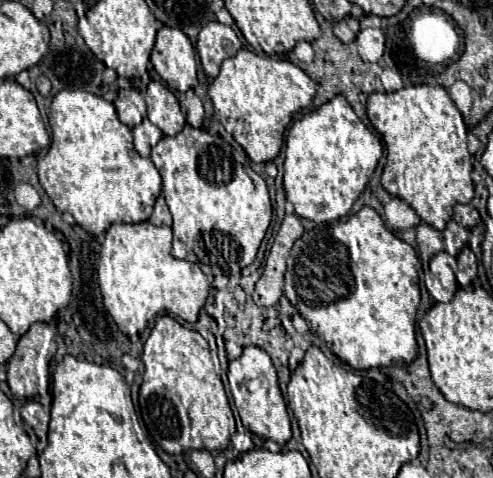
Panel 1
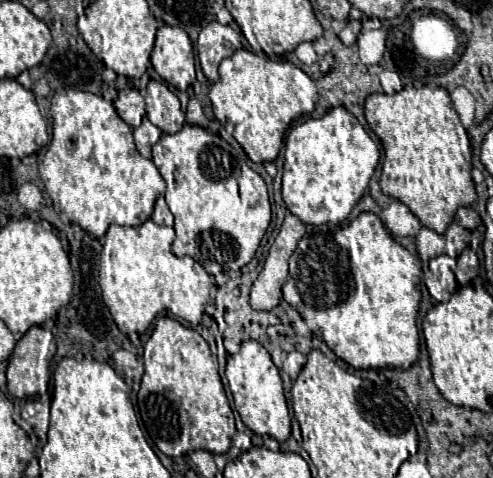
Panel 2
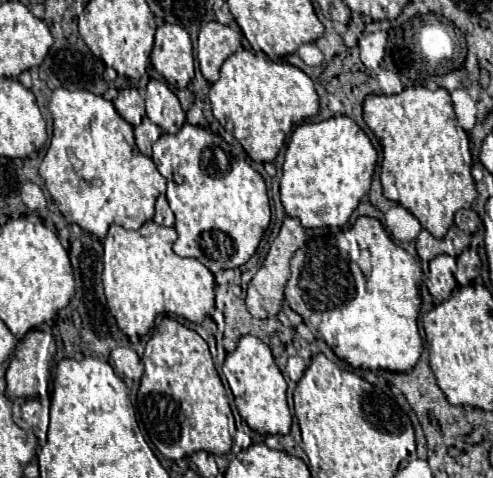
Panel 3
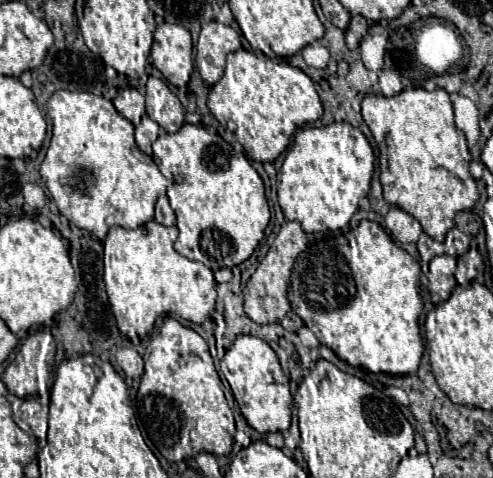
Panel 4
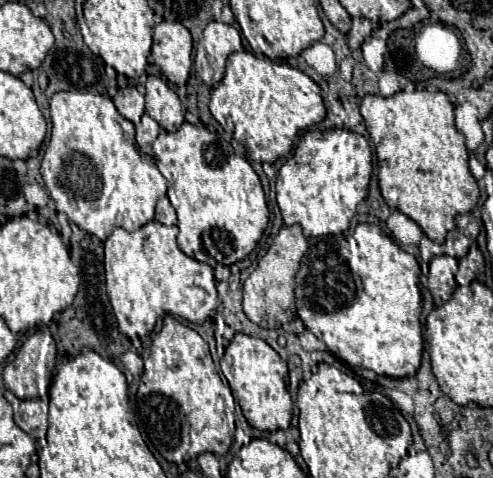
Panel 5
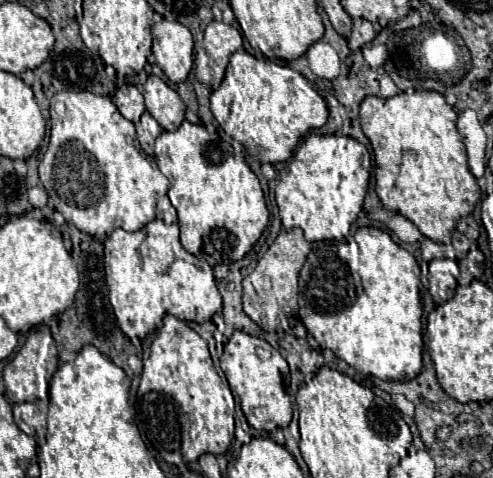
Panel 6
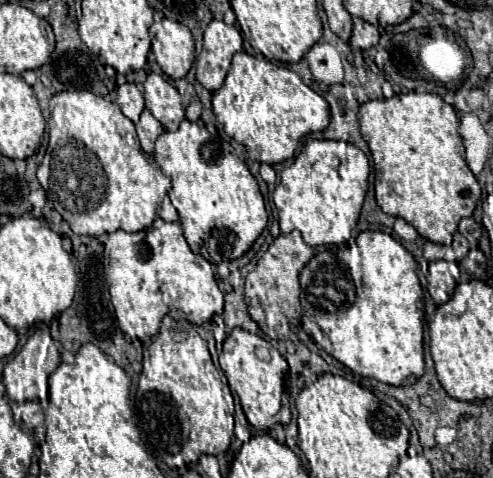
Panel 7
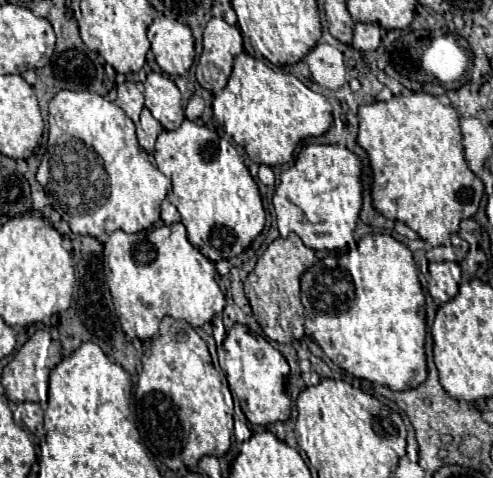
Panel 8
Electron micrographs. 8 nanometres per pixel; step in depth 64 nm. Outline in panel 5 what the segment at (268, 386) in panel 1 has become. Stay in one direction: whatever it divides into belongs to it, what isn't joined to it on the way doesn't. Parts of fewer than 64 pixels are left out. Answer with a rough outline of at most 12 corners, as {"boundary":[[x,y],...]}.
{"boundary":[[236,334],[220,360],[234,400],[260,432],[290,426],[288,366]]}

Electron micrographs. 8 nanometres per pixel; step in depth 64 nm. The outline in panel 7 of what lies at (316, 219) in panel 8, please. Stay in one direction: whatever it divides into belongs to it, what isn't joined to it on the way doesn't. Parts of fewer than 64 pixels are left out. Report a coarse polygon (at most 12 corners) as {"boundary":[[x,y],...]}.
{"boundary":[[308,140],[272,196],[282,234],[343,245],[368,188],[368,158]]}

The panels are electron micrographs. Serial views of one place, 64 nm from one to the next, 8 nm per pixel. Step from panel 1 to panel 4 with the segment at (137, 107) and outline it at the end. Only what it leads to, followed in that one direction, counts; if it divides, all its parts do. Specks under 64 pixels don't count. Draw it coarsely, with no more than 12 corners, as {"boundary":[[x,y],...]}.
{"boundary":[[120,90],[112,102],[126,120],[140,124],[144,96]]}

